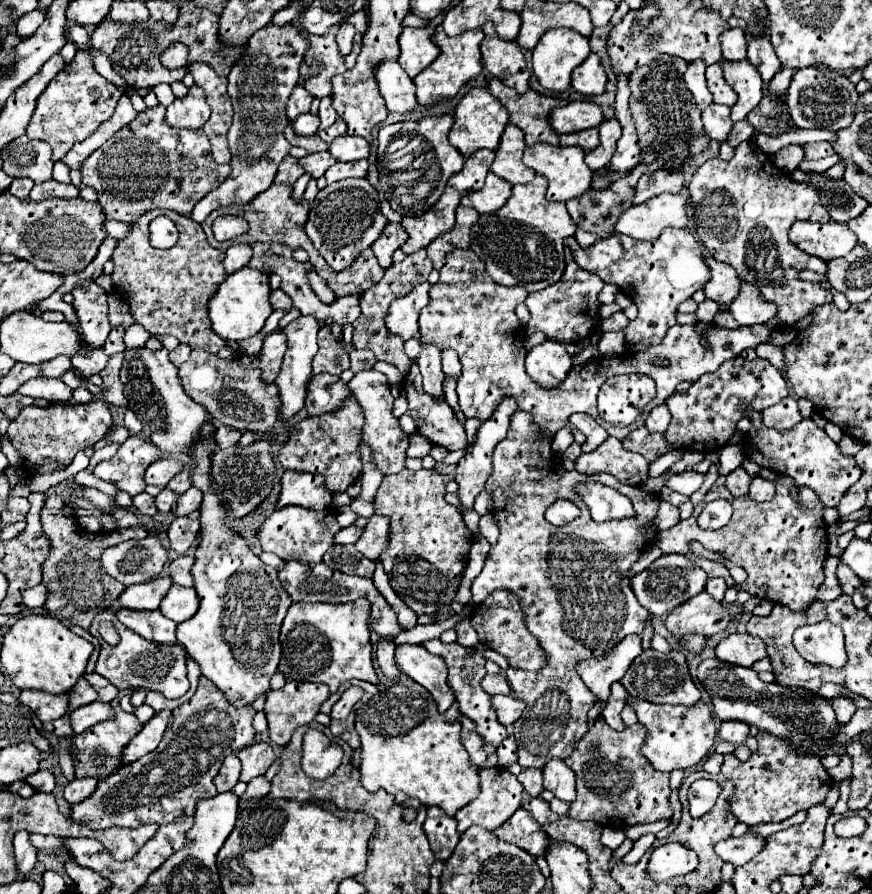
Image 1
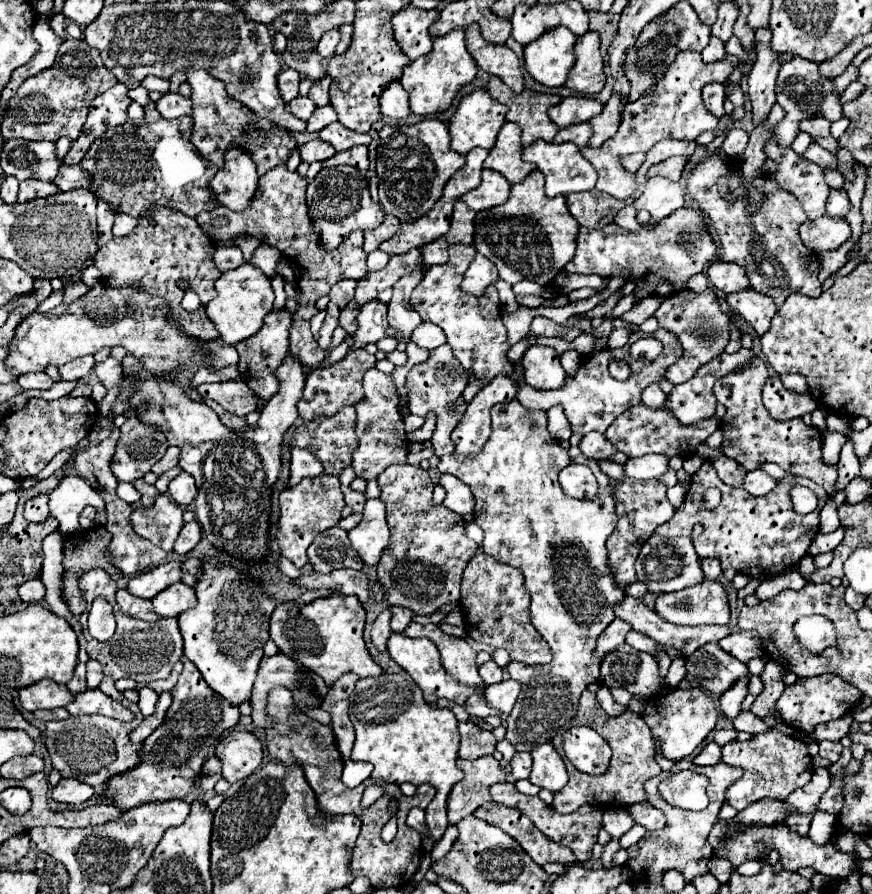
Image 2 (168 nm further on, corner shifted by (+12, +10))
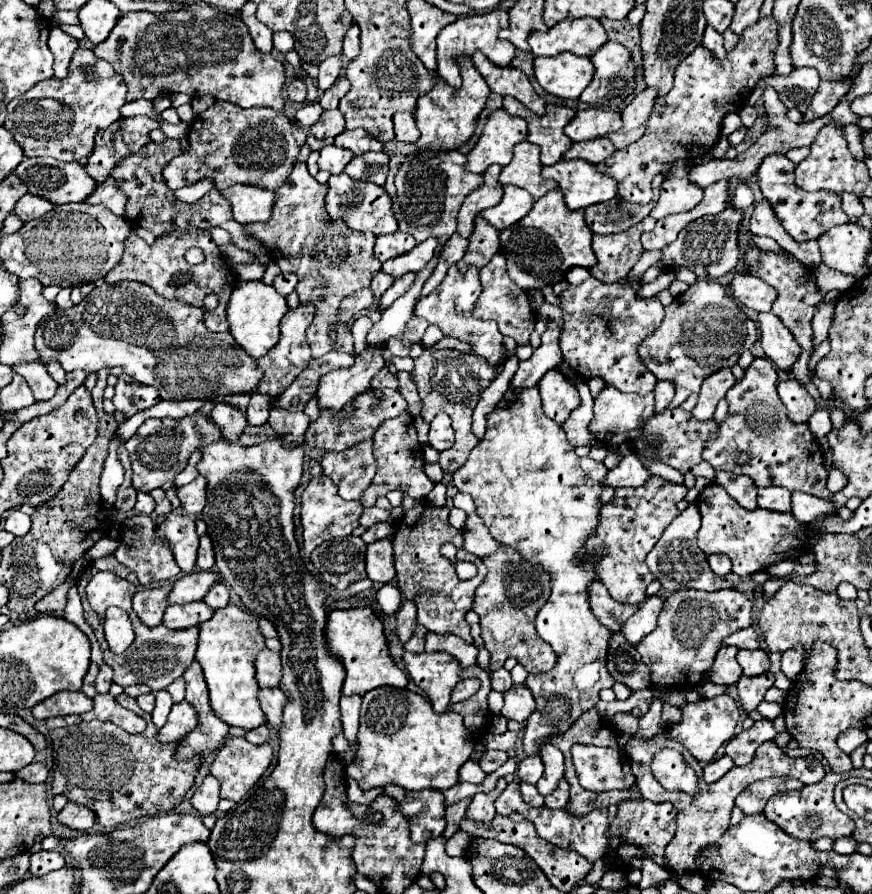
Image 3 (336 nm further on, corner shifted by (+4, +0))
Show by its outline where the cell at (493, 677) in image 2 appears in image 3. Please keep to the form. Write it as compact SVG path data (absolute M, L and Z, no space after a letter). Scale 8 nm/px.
M498 668L492 672L492 688L496 692L506 692L506 690L510 690L510 686L512 686L512 678L506 668Z

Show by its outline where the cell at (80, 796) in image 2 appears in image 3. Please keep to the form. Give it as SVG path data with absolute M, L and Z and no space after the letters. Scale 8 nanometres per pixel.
M66 804L64 810L56 816L60 824L72 828L72 830L78 830L78 832L86 832L94 826L96 818L92 816L92 810L88 810L86 806L80 806L80 804Z

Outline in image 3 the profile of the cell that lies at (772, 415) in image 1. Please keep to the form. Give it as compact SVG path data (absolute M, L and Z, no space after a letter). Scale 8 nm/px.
M792 378L778 382L778 394L784 406L788 408L788 416L792 422L806 422L816 410L814 398L806 392L806 388L800 382Z

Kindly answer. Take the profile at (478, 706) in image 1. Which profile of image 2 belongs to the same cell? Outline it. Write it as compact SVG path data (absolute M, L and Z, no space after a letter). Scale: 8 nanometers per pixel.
M408 624L404 630L410 638L428 638L436 644L442 656L442 664L448 672L448 676L456 678L460 684L468 684L474 688L476 694L482 694L482 680L476 666L476 650L470 648L470 644L464 638L450 636L440 630L438 624Z

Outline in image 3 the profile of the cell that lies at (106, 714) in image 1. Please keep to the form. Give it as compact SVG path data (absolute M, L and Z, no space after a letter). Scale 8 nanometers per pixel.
M98 694L94 698L94 708L90 712L84 712L82 714L82 720L110 720L118 726L122 726L126 732L130 734L140 734L144 728L146 728L146 722L136 716L134 712L126 710L124 706L120 706L114 696L110 694Z

